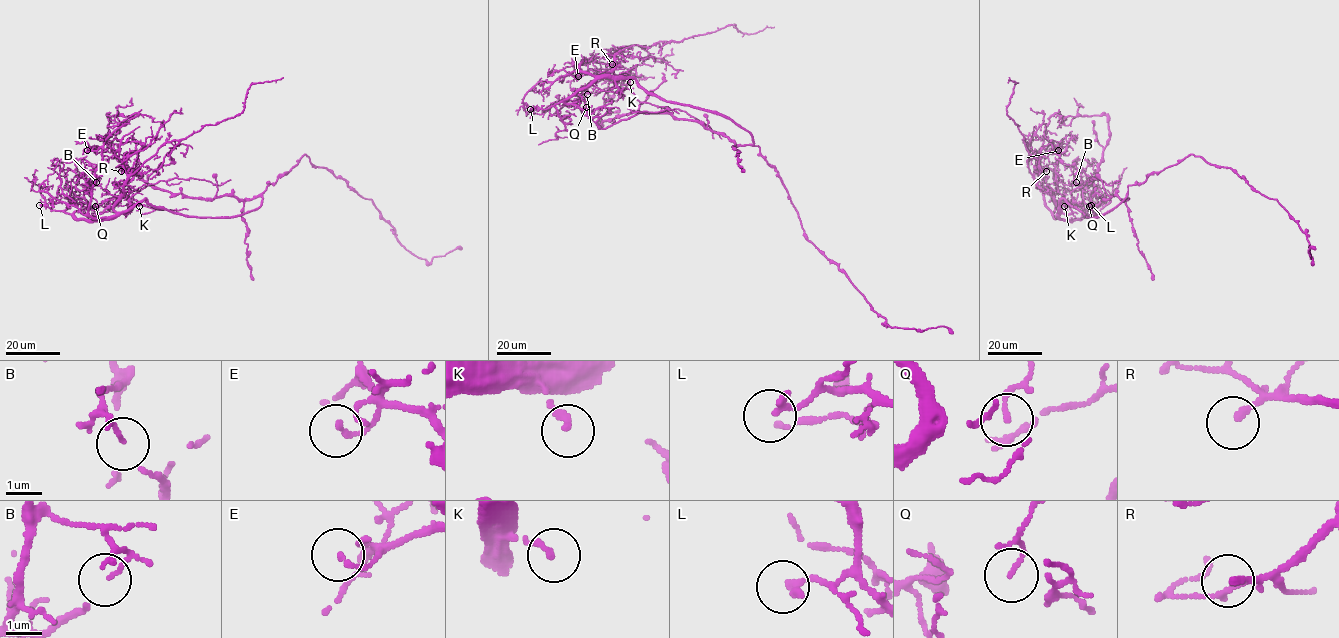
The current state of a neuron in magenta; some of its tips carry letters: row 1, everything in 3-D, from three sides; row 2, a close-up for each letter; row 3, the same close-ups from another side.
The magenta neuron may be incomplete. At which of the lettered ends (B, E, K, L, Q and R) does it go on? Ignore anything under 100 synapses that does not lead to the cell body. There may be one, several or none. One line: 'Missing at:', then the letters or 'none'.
Missing at: K

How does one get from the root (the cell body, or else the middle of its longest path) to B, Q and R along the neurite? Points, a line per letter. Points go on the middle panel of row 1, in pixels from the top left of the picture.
B: (730, 120), (660, 100), (647, 94), (634, 78), (596, 78), (565, 102), (577, 102), (580, 94), (587, 94)
Q: (730, 120), (660, 100), (634, 78), (596, 78), (565, 102), (579, 101), (575, 99), (580, 109), (586, 107)
R: (730, 120), (660, 100), (634, 78), (606, 76), (621, 52), (612, 64)

